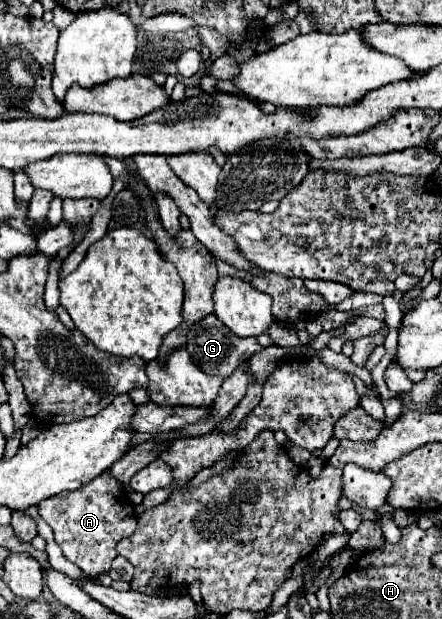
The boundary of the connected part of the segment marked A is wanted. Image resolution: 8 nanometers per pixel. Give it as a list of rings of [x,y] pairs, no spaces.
[[[108,471],[78,491],[68,491],[42,501],[38,513],[54,529],[54,539],[64,557],[78,565],[88,577],[98,577],[110,571],[110,563],[116,557],[116,543],[130,537],[136,529],[134,505],[130,503],[124,485]]]

